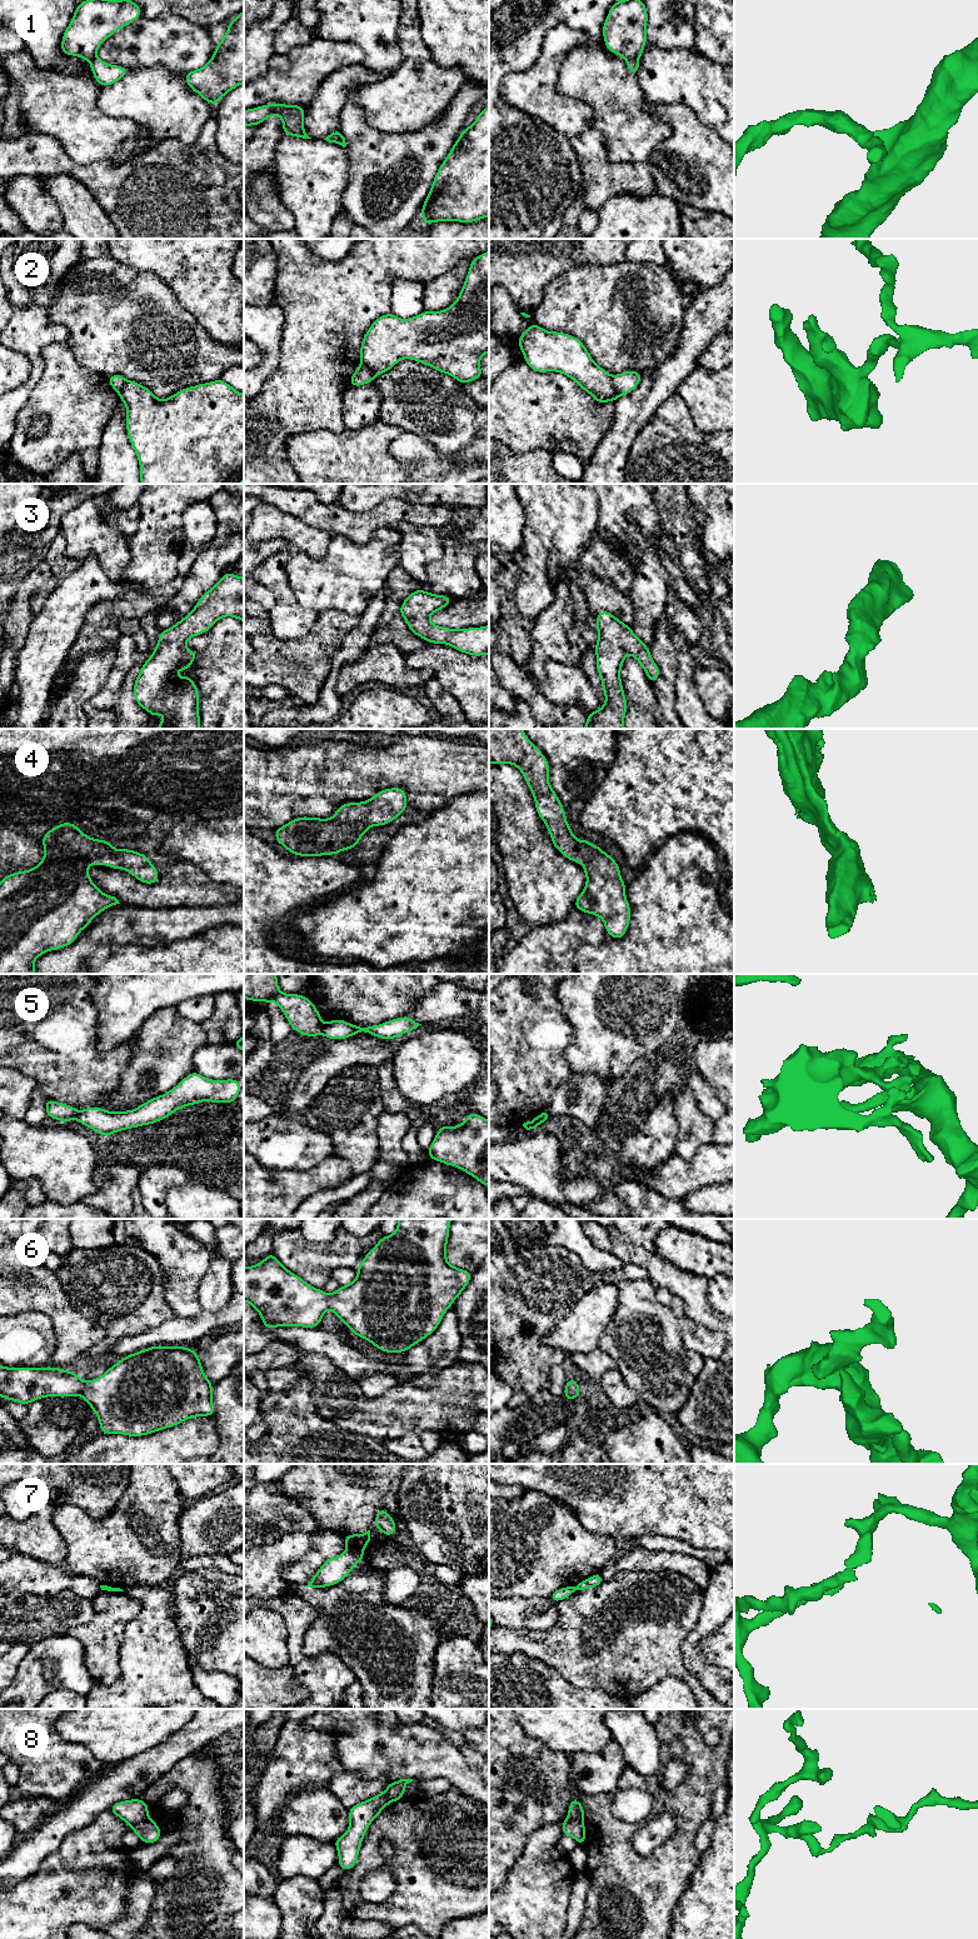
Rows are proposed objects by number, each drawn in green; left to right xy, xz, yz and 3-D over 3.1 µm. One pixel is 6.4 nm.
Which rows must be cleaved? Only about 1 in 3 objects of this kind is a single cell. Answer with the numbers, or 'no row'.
1, 2, 5, 7, 8

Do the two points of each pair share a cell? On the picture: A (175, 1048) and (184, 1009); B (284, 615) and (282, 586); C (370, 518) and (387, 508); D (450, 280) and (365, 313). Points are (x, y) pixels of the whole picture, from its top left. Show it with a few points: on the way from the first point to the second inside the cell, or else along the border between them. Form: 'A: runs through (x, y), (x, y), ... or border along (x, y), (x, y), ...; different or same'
A: border along (175, 1007), (184, 1017), (200, 1024); different
B: runs through (284, 608), (284, 594); same
C: runs through (374, 518), (383, 511); same
D: border along (450, 270), (437, 275), (424, 284); different

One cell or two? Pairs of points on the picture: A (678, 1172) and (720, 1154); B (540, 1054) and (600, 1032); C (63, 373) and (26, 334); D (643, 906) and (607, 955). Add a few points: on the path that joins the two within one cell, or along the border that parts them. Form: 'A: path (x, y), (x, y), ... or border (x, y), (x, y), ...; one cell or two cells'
A: path (688, 1172), (699, 1172), (710, 1164); one cell
B: border (564, 1014), (574, 1035), (563, 1054), (572, 1073); two cells
C: border (65, 340), (43, 349), (39, 379); two cells
D: path (643, 920), (643, 926), (620, 949); one cell

